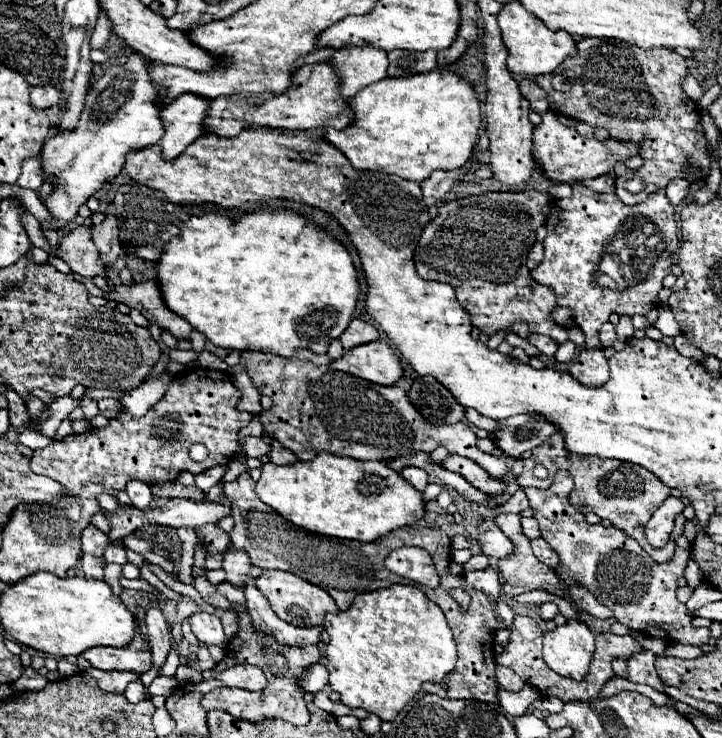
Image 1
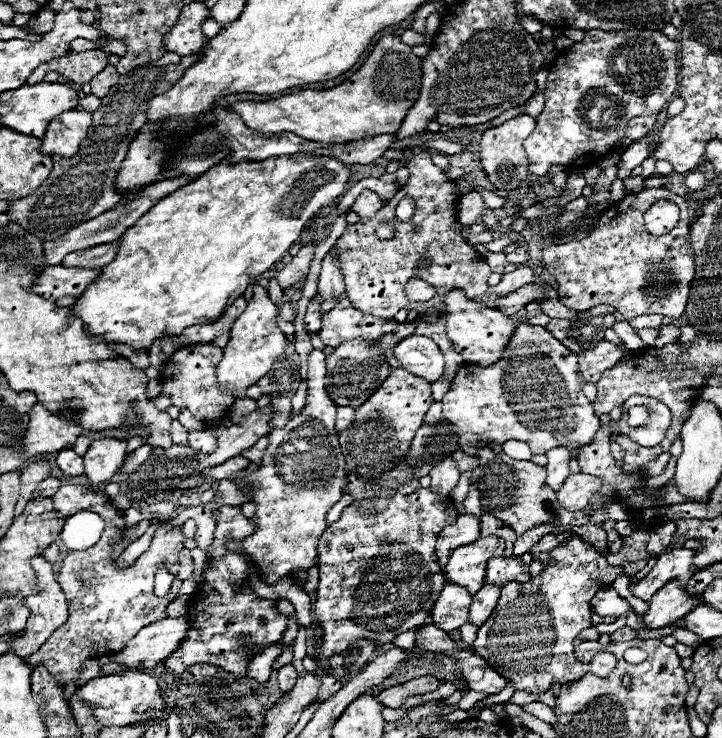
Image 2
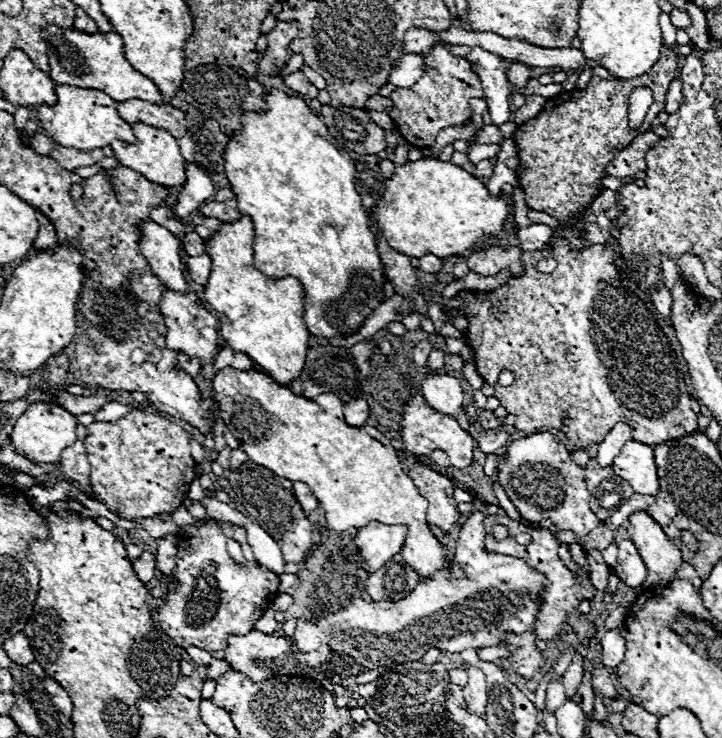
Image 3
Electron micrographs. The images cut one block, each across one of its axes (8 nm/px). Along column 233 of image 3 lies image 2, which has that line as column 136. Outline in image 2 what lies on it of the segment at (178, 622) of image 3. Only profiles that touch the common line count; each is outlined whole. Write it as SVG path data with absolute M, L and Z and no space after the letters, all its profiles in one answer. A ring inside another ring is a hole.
M64 484L54 496L54 508L62 518L68 518L80 510L90 510L102 516L106 522L104 534L88 550L68 552L58 570L58 584L66 594L70 614L68 622L62 624L44 646L30 656L30 668L46 666L54 680L62 686L68 686L80 678L82 664L88 660L98 660L110 652L120 652L134 638L140 628L166 616L166 606L178 596L182 580L174 578L172 590L164 598L154 596L154 574L158 570L168 570L178 576L178 554L184 548L184 534L180 528L158 528L152 536L150 548L128 568L118 570L118 558L112 558L116 543L124 534L124 514L110 504L110 498L102 492L94 492L84 484Z

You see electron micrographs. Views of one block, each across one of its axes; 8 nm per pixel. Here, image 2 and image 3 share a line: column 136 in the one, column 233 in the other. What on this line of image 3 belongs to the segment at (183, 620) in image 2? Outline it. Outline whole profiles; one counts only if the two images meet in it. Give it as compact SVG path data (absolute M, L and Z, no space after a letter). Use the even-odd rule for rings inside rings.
M480 510L470 512L456 540L454 560L468 578L454 580L446 570L430 580L418 582L412 594L398 602L368 604L356 598L350 606L334 614L296 626L294 644L290 644L286 636L276 638L258 630L244 636L230 634L224 660L232 670L252 676L252 680L258 682L288 674L312 678L322 686L326 686L326 682L332 686L354 686L376 682L396 664L420 660L430 648L454 654L466 648L494 646L498 640L504 640L506 632L532 630L544 576L518 558L488 554L484 550L486 534L482 520L484 514Z

